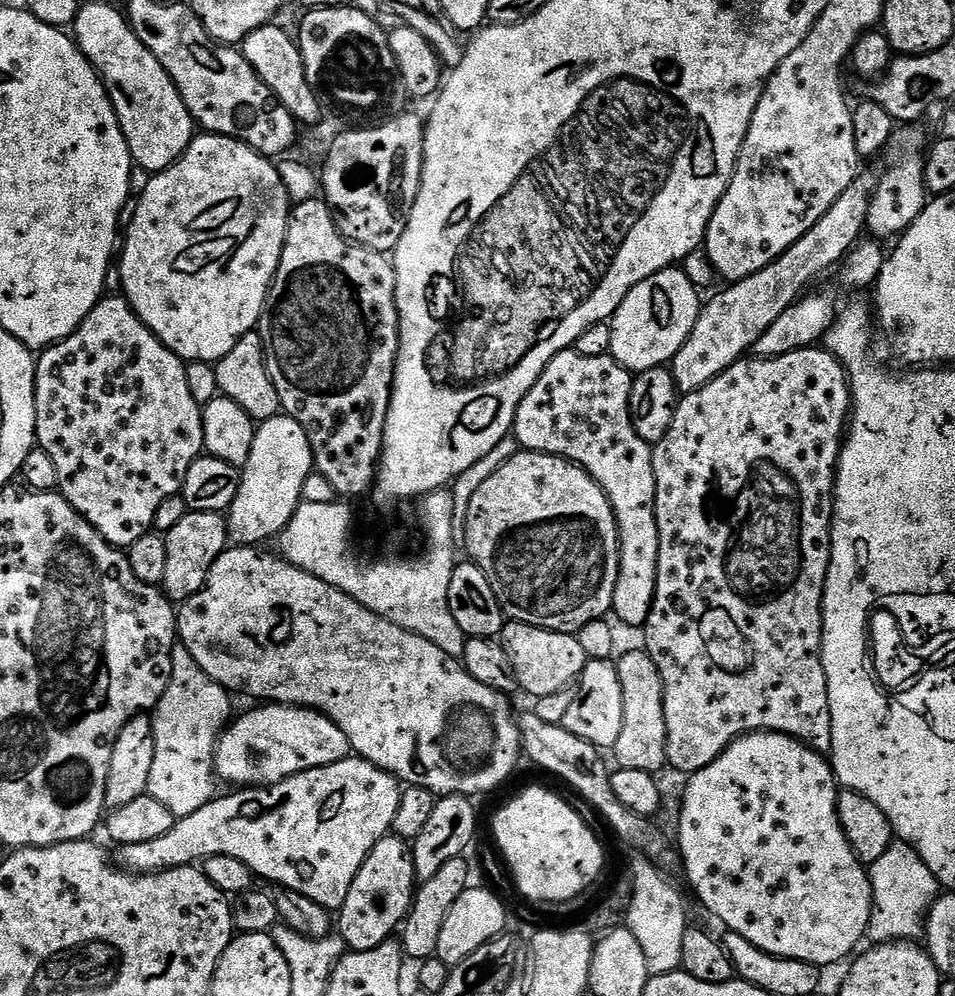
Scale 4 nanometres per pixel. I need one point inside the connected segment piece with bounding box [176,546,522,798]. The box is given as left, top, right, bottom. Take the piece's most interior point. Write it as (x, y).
(260, 626)

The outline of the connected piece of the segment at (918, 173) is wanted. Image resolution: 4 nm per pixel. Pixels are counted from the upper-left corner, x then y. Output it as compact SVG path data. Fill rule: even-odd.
M904 126L892 137L892 161L889 162L884 177L881 180L879 177L868 206L866 228L869 233L873 232L877 236L873 236L877 241L892 242L903 236L904 231L916 221L918 214L922 214L925 204L930 199L930 193L924 185L926 143L924 144L924 136L918 129L916 126Z

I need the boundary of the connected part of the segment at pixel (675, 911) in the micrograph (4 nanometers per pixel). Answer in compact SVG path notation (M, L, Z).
M636 858L632 864L632 901L626 926L638 938L642 954L646 954L646 966L652 976L675 972L682 962L682 934L690 926L684 913L684 900L680 892L659 872L657 865L647 858Z

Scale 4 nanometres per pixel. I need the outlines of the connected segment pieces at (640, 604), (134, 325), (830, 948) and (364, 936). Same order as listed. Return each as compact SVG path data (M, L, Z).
M575 350L560 352L549 362L546 370L542 370L538 382L534 382L534 386L522 398L522 402L518 406L518 414L514 425L514 440L516 436L521 449L529 452L541 452L547 456L560 456L563 460L569 460L570 463L578 465L579 468L583 468L587 472L588 477L606 494L606 498L614 510L616 529L620 531L620 569L618 570L618 582L614 586L614 602L612 603L611 615L613 617L617 616L626 627L640 630L643 629L644 623L648 621L648 615L654 602L654 594L656 593L660 539L658 538L658 522L656 521L656 479L654 478L654 462L652 461L653 445L646 443L642 438L638 438L638 434L634 430L632 415L630 414L630 390L632 389L633 379L633 373L629 372L627 368L623 368L617 360L612 359L611 355L586 358L582 354L575 352Z
M105 295L90 310L90 314L64 340L59 340L51 348L43 349L39 353L36 362L36 443L42 451L50 456L50 461L54 462L57 471L56 487L61 496L70 502L70 506L102 538L113 548L126 550L138 538L142 538L147 532L153 531L152 523L154 514L158 514L158 506L168 504L173 498L181 495L184 479L190 470L190 466L200 459L204 452L204 413L202 406L194 402L190 394L190 385L186 382L186 364L179 356L175 356L172 351L165 346L156 335L151 332L138 318L138 314L128 305L123 295Z
M747 732L730 746L726 746L726 750L718 754L718 758L710 762L710 766L691 773L687 780L684 801L680 804L680 821L676 824L676 840L680 843L680 860L684 863L688 884L696 891L697 898L704 903L705 910L710 915L717 916L725 924L723 927L727 931L742 934L746 942L775 956L794 958L817 966L836 964L844 959L847 961L861 947L860 939L865 939L872 913L872 887L868 882L867 867L854 854L838 822L838 781L832 773L831 763L821 753L815 752L800 740L795 740L793 736L781 732Z
M395 834L383 836L370 850L366 862L362 862L362 870L358 870L350 894L346 894L346 902L338 910L338 936L354 952L385 944L407 918L417 887L411 847Z

